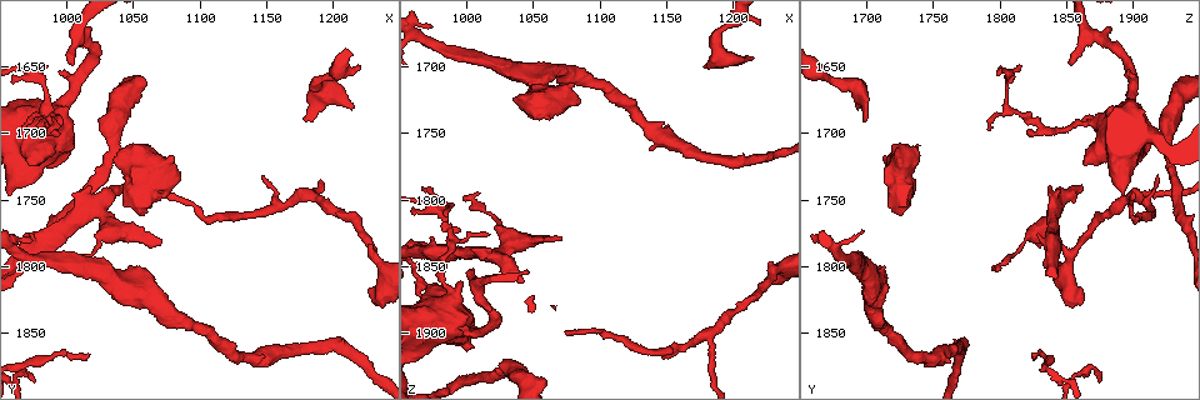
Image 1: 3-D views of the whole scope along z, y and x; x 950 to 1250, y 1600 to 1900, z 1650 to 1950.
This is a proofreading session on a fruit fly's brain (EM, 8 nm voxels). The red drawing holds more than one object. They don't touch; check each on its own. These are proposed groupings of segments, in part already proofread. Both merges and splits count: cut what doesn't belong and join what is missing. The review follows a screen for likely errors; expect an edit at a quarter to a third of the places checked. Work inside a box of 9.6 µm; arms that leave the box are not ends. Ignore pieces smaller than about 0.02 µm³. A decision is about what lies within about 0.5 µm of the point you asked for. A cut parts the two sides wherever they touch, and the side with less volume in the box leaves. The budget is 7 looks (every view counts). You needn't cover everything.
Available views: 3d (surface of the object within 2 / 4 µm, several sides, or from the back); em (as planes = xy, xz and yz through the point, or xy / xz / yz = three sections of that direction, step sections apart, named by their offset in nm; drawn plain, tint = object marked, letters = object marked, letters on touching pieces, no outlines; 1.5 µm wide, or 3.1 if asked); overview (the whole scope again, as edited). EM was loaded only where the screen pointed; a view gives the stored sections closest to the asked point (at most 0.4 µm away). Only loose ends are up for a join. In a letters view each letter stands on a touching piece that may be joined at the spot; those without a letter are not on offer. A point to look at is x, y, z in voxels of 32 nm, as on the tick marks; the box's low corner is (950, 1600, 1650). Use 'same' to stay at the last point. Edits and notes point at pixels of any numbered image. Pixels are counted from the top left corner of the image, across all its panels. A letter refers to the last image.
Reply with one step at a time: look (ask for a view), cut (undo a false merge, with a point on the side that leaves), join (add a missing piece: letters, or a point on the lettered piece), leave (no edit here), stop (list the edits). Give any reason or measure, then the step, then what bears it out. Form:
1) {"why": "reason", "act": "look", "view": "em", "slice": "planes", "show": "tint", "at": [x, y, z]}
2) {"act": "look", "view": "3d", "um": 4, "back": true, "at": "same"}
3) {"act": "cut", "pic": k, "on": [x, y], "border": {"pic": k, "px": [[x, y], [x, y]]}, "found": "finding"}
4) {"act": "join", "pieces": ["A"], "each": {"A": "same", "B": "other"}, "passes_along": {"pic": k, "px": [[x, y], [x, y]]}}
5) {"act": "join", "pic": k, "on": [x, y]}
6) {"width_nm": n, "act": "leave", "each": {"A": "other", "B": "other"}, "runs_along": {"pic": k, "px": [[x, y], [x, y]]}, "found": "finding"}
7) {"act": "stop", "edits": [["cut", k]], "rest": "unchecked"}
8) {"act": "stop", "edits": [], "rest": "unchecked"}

{"act": "look", "view": "em", "slice": "planes", "show": "letters", "at": [996, 1692, 1860]}

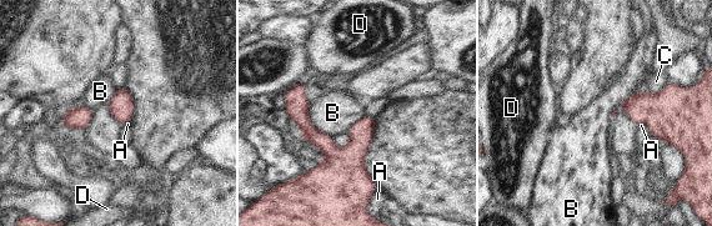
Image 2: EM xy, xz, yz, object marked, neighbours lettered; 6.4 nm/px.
{"act": "leave", "each": {"A": "other", "B": "other", "C": "other", "D": "other"}, "runs_along": {"pic": 2, "px": [[300, 86], [305, 126], [371, 187]]}, "found": "none of them fits"}

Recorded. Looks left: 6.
{"why": "branch stops here", "act": "look", "view": "3d", "um": 2, "at": [1018, 1742, 1838]}

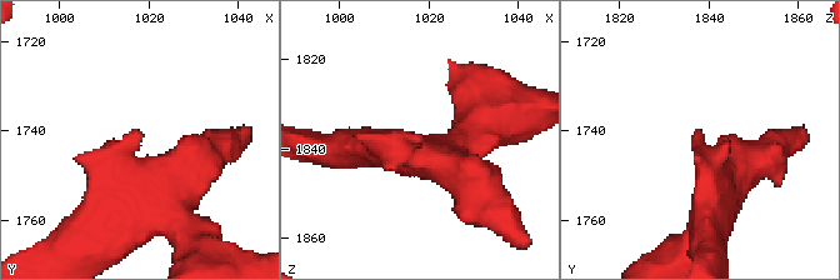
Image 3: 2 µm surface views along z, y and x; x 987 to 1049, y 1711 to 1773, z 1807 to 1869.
{"why": "shape alone is not enough", "act": "look", "view": "em", "slice": "xy", "step": 8, "show": "letters", "at": [1018, 1740, 1836]}

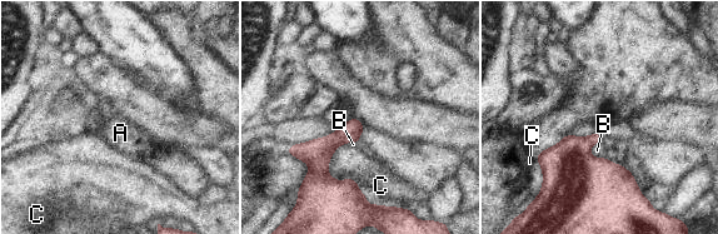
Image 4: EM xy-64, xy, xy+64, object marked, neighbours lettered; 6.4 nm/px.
{"act": "look", "view": "em", "slice": "planes", "show": "letters", "at": "same"}

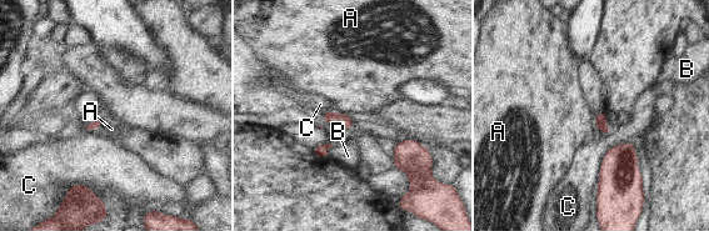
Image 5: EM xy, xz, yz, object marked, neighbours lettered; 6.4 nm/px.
{"act": "leave", "each": {"A": "other", "B": "other", "C": "other"}, "border": {"pic": 5, "px": [[333, 110], [353, 116]]}, "found": "no lettered piece goes on from it"}

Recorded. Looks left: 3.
{"why": "three-way junction", "act": "look", "view": "em", "slice": "xz", "step": 8, "show": "letters", "at": [1182, 1746, 1898]}

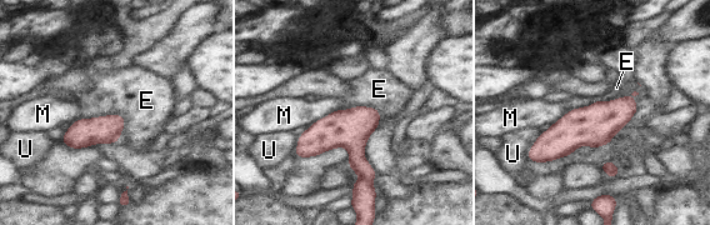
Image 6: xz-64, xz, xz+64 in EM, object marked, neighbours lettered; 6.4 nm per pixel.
{"width_nm": 180, "act": "leave", "each": {"E": "other", "M": "other", "U": "other"}, "border": {"pic": 6, "px": [[81, 118], [120, 115], [125, 124]]}, "found": "one neuron here"}

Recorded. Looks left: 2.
{"act": "stop", "edits": [], "rest": "unchecked"}

